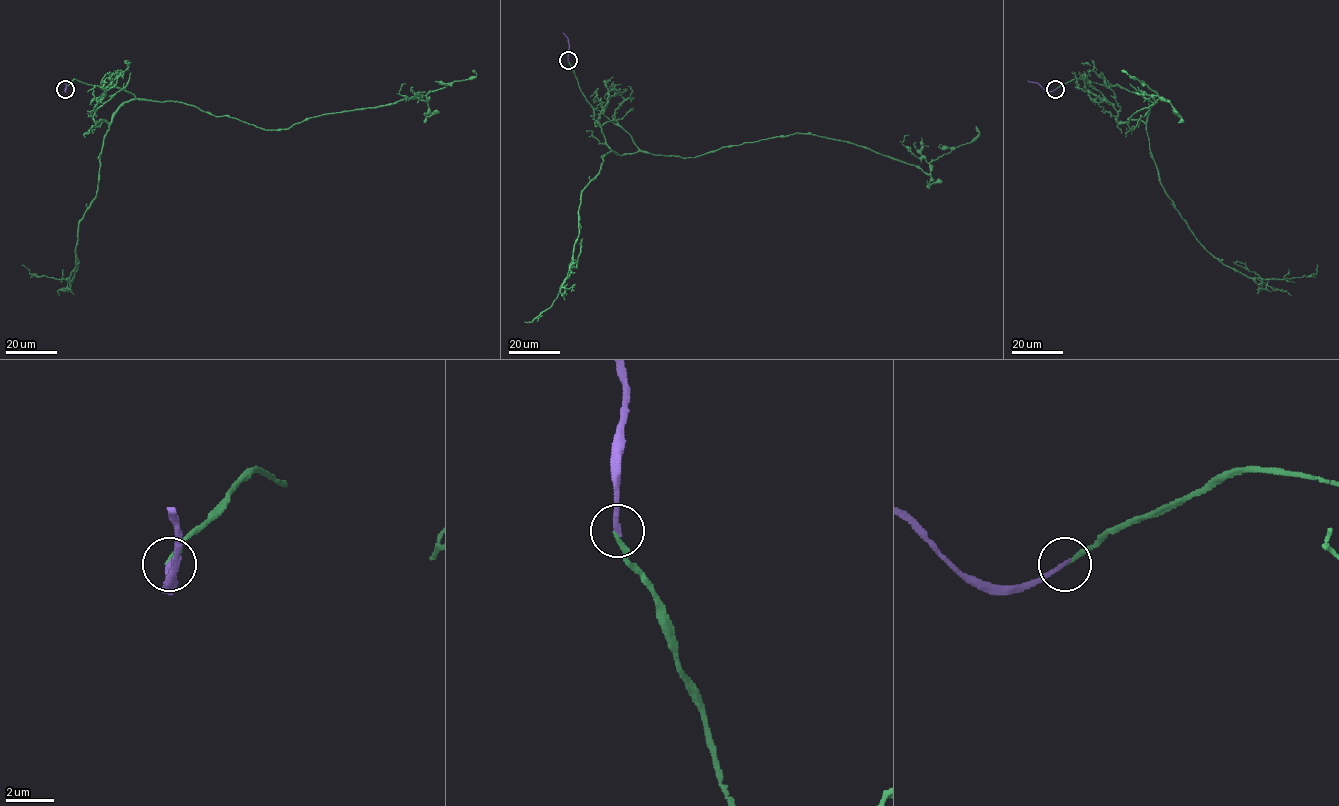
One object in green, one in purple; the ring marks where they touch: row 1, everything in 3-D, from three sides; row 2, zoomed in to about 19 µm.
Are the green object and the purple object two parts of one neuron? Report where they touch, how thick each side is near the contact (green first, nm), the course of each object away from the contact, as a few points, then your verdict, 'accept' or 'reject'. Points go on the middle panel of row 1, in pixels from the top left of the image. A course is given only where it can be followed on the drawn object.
(568, 60) | 150/200 nm | green via (568, 61), (587, 100), (655, 155), (695, 157), (811, 133), (929, 173), (931, 161), (975, 139), (976, 126) | purple via (568, 61), (568, 43), (563, 32) | accept

